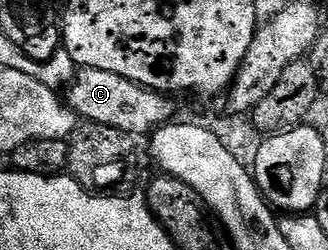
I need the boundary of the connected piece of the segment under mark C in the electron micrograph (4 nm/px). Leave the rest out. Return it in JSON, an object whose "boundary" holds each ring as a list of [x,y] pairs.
{"boundary":[[[79,69],[74,74],[72,81],[69,83],[70,98],[68,94],[68,102],[79,119],[95,122],[96,124],[108,124],[112,128],[120,128],[120,132],[131,136],[143,134],[149,135],[160,126],[167,125],[171,121],[174,106],[169,97],[161,94],[158,90],[150,90],[146,86],[136,84],[132,80],[128,80],[124,76],[116,76],[116,72],[104,72],[103,70]]]}

